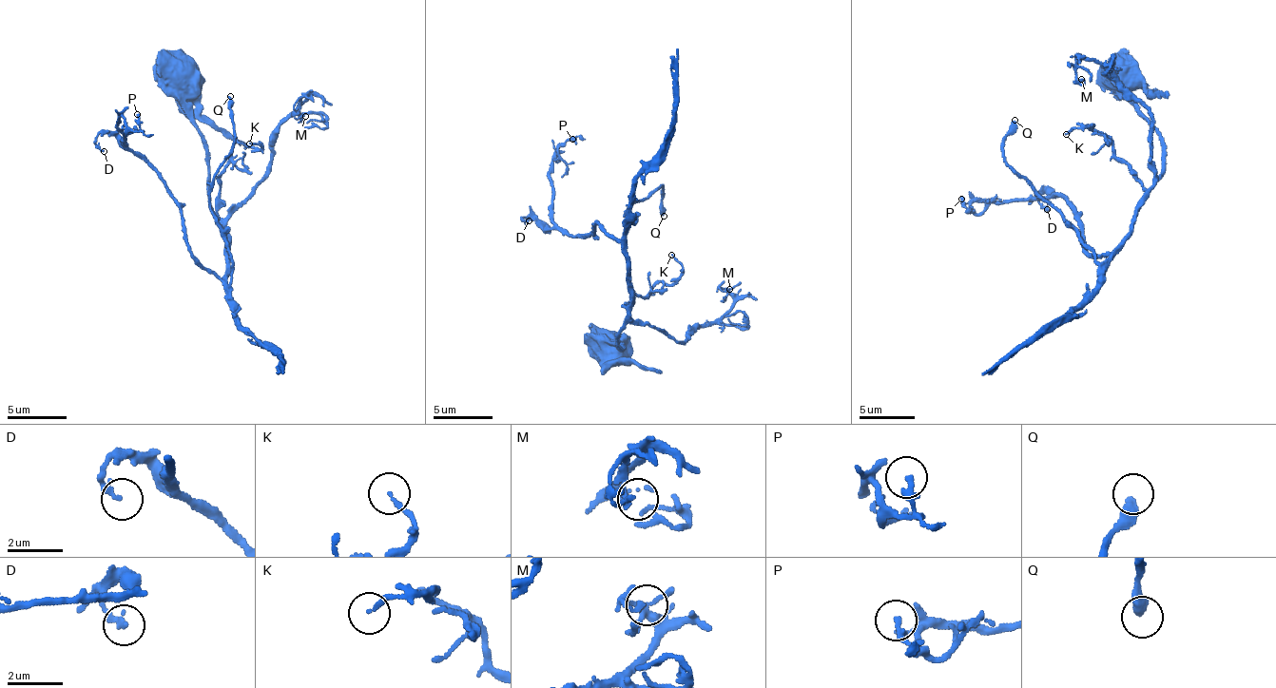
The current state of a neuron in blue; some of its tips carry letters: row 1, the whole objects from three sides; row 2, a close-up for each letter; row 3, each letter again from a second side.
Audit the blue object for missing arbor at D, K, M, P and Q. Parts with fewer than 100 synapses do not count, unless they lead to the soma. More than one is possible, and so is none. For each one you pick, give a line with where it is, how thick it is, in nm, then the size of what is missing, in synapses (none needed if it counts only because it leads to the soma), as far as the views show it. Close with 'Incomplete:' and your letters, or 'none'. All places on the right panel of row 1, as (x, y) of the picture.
Incomplete: none

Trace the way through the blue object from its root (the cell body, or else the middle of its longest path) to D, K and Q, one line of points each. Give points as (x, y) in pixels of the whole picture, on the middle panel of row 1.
D: (609, 344), (622, 347), (616, 334), (629, 307), (620, 240), (596, 222), (596, 237), (579, 238), (529, 220)
K: (609, 344), (622, 347), (616, 334), (631, 298), (676, 282), (681, 263), (671, 255)
Q: (609, 344), (622, 347), (616, 334), (629, 307), (623, 239), (636, 220), (626, 207), (663, 186), (664, 216)

